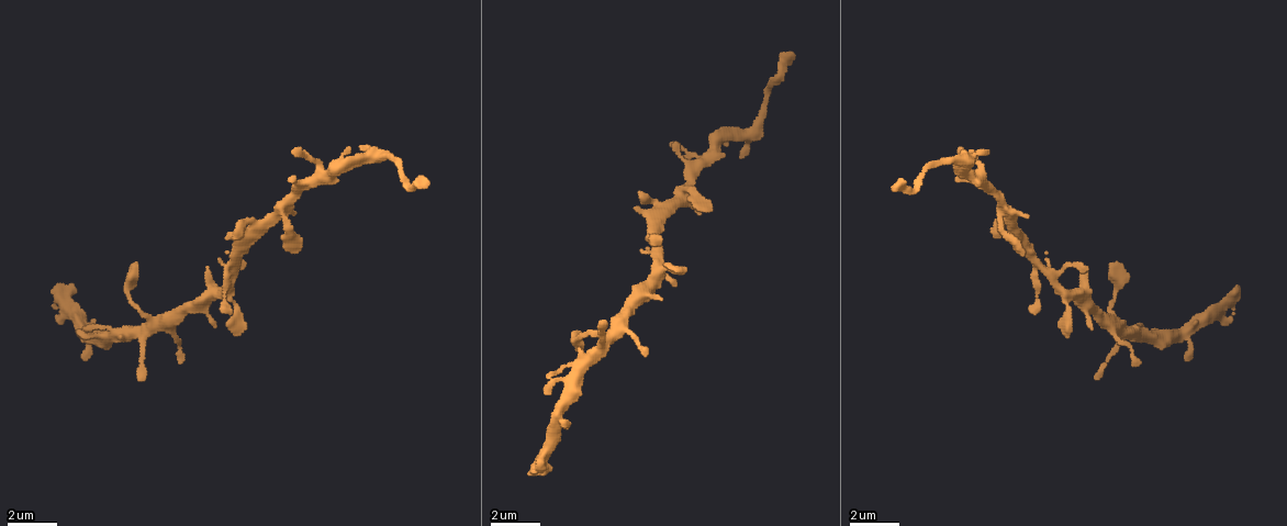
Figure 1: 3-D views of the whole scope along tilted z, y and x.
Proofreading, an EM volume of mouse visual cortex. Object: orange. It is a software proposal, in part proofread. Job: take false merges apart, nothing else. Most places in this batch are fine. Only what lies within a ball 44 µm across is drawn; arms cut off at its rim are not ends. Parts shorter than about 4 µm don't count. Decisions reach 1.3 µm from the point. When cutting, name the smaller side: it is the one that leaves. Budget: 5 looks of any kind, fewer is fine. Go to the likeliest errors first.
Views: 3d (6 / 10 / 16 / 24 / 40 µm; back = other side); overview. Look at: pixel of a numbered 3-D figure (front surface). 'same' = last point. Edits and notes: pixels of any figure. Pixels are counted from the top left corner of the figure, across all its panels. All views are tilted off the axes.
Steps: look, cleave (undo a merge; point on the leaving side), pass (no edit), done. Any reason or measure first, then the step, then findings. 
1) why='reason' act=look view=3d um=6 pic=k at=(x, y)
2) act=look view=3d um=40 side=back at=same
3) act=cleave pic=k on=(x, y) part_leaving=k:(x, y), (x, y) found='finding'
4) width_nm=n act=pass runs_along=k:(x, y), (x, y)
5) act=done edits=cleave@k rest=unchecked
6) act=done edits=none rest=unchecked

why='four-way junction' act=look view=3d um=16 pic=1 at=(1045, 275)

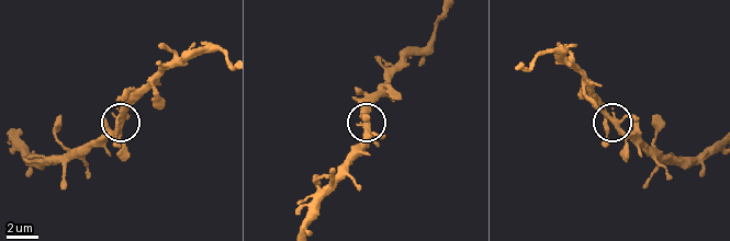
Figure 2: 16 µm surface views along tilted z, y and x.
arms=4 act=pass found='all the same neuron'

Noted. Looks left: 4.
why='three arms meet' act=look view=3d um=10 pic=1 at=(995, 194)

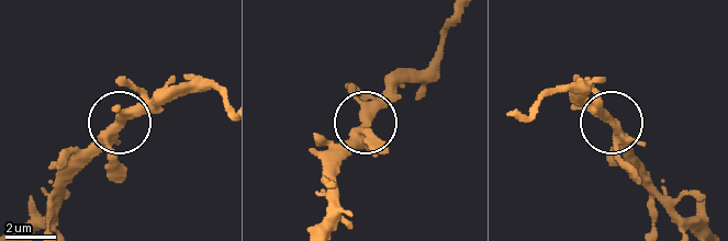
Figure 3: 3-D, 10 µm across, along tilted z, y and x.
act=pass runs_along=3:(338, 187), (334, 167), (393, 84) found='all the same neuron'

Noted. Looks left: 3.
why='looks like a crossing' act=look view=3d um=10 pic=1 at=(147, 315)

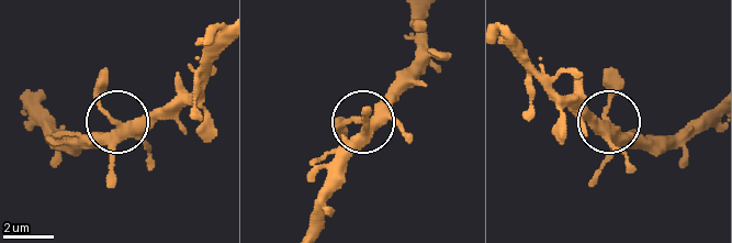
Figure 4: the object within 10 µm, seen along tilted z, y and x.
act=look view=3d um=10 side=back pic=4 at=(116, 122)

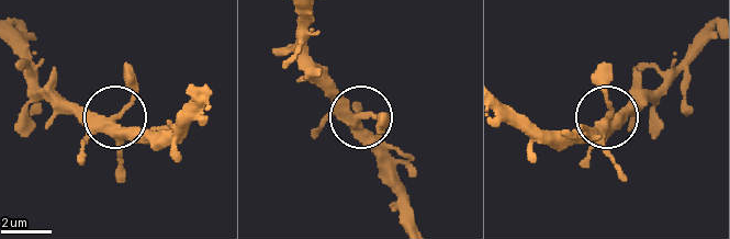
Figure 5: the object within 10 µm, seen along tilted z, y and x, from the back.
act=pass runs_along=5:(24, 71), (107, 116), (131, 98), (128, 63) found='all the same neuron'

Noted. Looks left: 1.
act=done edits=none rest=unchecked

